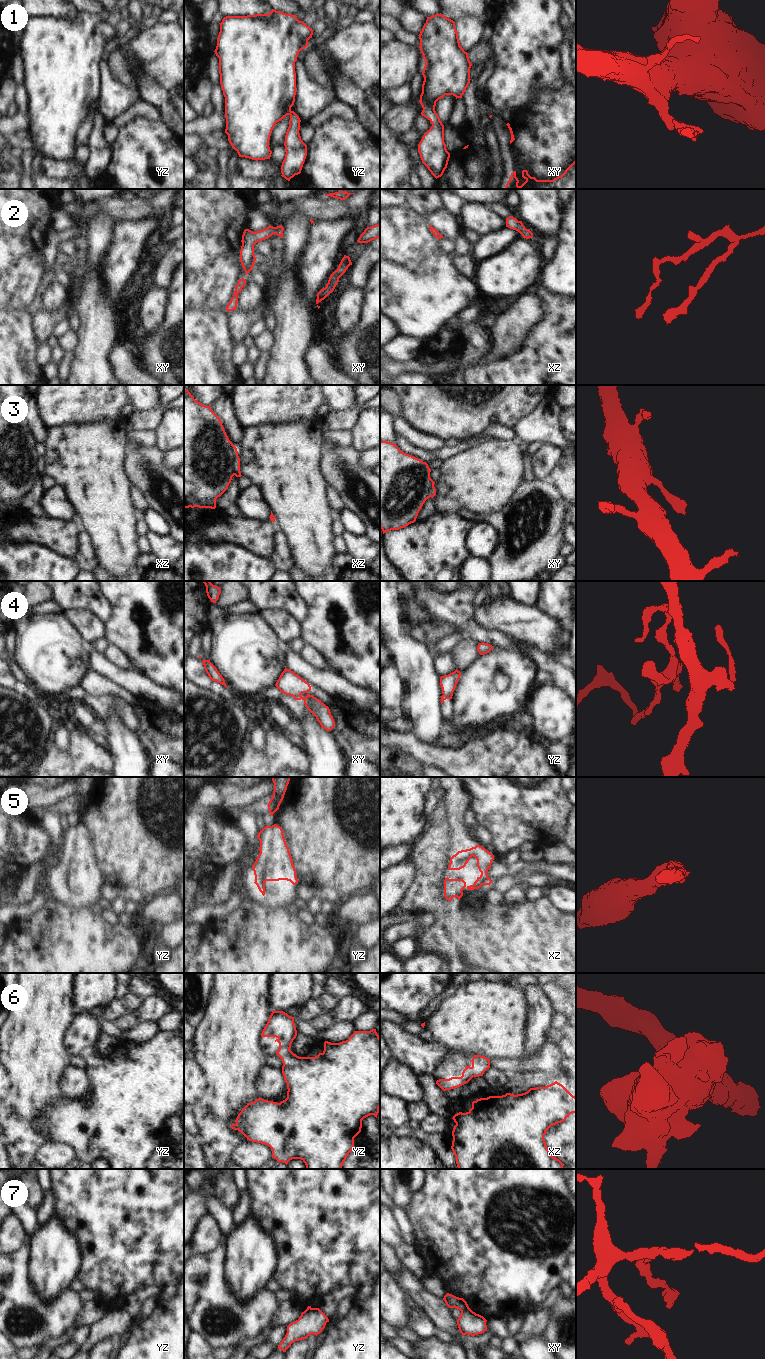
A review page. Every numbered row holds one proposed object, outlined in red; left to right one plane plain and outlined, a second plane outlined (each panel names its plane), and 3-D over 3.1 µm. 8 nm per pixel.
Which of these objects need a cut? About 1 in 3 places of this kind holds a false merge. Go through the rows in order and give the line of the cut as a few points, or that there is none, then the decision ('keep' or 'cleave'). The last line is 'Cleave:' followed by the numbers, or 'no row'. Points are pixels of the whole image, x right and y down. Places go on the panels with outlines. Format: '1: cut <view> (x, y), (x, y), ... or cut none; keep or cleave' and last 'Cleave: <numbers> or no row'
1: cut none; keep
2: cut none; keep
3: cut xz (237, 454), (233, 460), (234, 474); cleave
4: cut xy (300, 694), (294, 697); cleave
5: cut none; keep
6: cut none; keep
7: cut xy (468, 1307), (461, 1312); cleave
Cleave: 3, 4, 7

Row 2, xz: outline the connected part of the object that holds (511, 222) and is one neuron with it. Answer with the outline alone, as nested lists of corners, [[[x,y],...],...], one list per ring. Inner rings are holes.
[[[513,216],[506,218],[506,227],[518,231],[523,238],[529,239],[533,237],[533,233],[529,229],[525,228],[522,221],[518,221]]]

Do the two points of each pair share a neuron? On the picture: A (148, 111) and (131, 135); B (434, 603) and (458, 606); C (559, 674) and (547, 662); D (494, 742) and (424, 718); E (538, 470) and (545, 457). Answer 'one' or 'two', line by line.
A: two
B: one
C: one
D: two
E: one

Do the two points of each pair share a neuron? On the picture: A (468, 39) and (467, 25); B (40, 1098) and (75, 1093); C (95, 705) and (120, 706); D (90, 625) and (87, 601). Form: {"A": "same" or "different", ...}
{"A": "same", "B": "different", "C": "same", "D": "different"}

